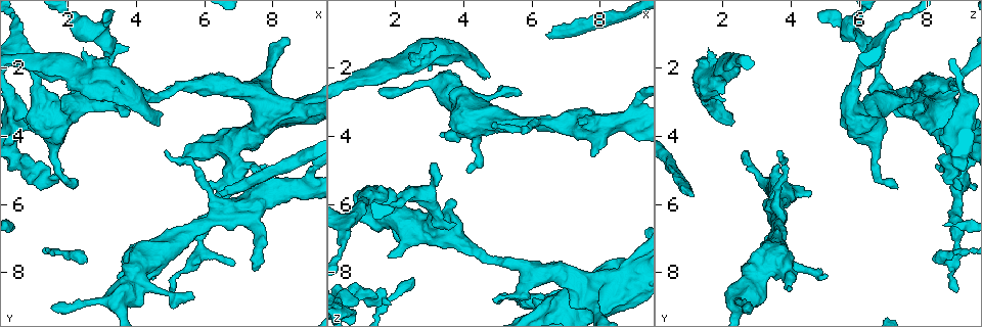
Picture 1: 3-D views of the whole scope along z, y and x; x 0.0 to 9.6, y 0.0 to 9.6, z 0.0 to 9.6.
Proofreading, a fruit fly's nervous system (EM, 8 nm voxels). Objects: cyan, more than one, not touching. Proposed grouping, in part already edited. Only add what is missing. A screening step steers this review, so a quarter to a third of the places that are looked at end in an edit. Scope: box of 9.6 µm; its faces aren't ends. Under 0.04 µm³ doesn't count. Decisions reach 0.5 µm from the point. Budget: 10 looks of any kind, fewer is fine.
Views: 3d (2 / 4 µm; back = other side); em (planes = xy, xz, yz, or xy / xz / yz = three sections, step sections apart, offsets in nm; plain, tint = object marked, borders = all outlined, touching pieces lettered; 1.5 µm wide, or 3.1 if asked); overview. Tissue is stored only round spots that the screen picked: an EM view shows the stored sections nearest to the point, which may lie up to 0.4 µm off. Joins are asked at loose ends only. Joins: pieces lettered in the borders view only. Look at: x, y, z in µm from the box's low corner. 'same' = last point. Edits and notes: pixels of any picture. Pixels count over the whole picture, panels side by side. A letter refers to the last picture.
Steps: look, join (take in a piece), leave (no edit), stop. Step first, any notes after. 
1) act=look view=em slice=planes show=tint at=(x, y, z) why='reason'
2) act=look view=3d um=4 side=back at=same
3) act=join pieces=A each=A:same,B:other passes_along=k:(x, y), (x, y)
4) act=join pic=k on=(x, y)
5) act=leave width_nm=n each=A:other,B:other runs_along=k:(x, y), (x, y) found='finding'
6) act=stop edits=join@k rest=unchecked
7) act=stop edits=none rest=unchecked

act=look view=em slice=planes show=tint at=(4.65, 3.70, 2.30) why='free end'

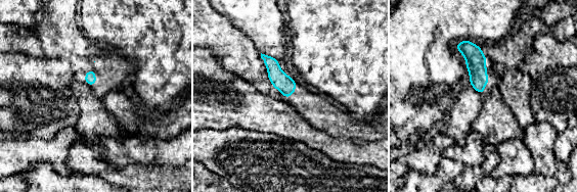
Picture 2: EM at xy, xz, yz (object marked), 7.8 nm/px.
act=look view=em slice=planes show=borders at=same why='see the neighbours'

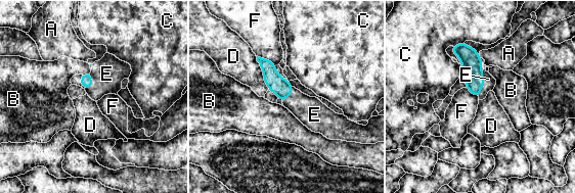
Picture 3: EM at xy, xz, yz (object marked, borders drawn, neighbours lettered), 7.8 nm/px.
act=join pieces=E each=A:other,B:other,C:other,D:other,E:same,F:other passes_along=3:(472, 64), (483, 82), (489, 81) found='the neuron continues'

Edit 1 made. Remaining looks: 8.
act=look view=em slice=planes show=borders at=(1.55, 9.15, 2.75) why='branch stops here'

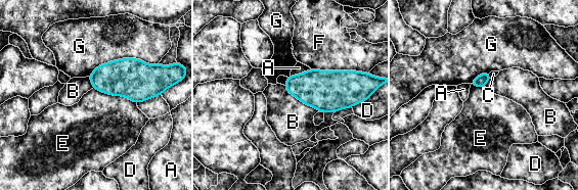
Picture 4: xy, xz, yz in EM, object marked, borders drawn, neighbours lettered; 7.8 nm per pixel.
act=leave longest_contact=G:550nm each=A:other,B:other,C:other,D:other,E:other,F:other,G:other found='none of them fits'

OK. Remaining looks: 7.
act=look view=3d um=2 at=(3.40, 8.50, 4.05) why='an open end'

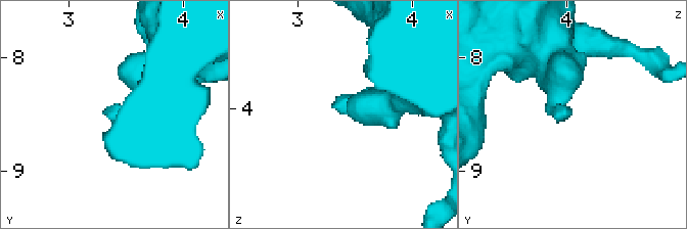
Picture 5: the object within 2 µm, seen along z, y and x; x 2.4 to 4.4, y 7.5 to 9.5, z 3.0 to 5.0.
act=look view=em slice=xz step=8 show=borders at=(3.32, 8.52, 4.02)

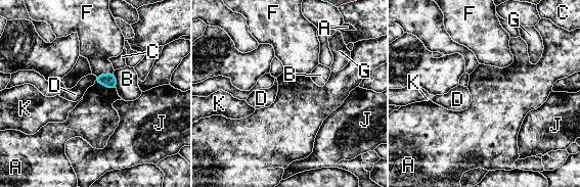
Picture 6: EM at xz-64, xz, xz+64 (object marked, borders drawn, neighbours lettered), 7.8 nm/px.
act=look view=em slice=planes show=borders at=same why='cut it another way'

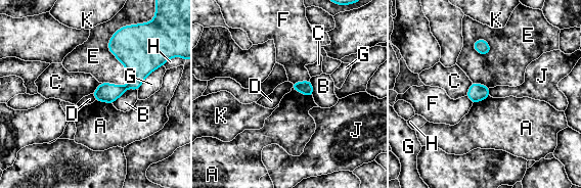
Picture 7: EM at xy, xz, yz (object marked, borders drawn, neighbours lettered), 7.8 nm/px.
act=leave each=A:other,B:other,C:other,D:other,E:other,F:other,G:other,H:other,J:other,K:other runs_along=7:(115, 41), (132, 81), (109, 100) found='none of them fits'

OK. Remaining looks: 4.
act=look view=3d um=4 side=back at=(1.85, 4.95, 8.90) why='branch stops here'

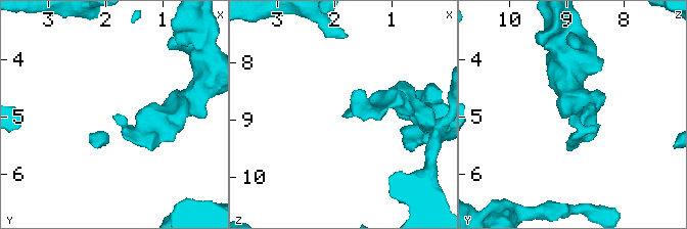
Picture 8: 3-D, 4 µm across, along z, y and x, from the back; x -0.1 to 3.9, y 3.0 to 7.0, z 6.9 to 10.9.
act=look view=em slice=planes show=tint at=(1.85, 4.95, 8.95) why='now the EM'

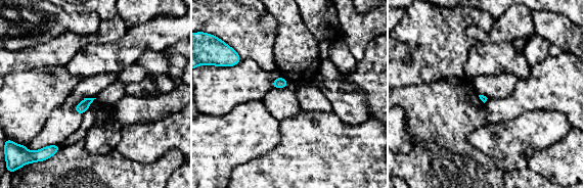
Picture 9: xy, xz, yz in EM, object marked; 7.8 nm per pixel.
act=look view=em slice=planes show=borders at=same

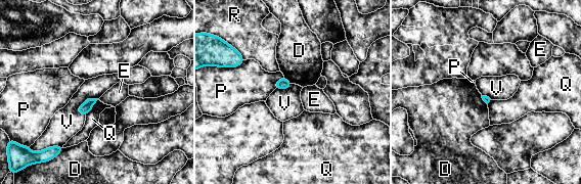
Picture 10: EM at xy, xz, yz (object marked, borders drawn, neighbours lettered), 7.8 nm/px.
act=leave longest_contact=V:200nm each=D:other,E:other,P:other,Q:other,R:other,V:other found='none of them fits'

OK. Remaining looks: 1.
act=stop edits=join@3 rest=unchecked

